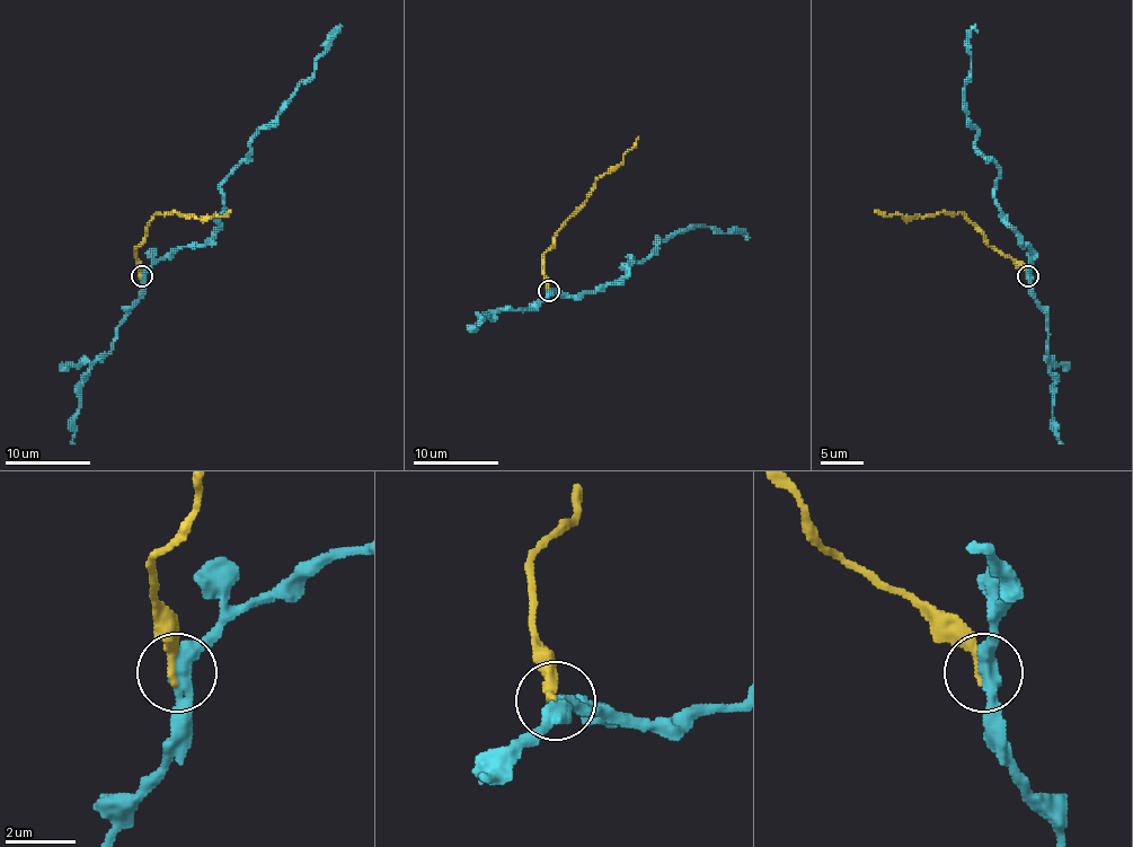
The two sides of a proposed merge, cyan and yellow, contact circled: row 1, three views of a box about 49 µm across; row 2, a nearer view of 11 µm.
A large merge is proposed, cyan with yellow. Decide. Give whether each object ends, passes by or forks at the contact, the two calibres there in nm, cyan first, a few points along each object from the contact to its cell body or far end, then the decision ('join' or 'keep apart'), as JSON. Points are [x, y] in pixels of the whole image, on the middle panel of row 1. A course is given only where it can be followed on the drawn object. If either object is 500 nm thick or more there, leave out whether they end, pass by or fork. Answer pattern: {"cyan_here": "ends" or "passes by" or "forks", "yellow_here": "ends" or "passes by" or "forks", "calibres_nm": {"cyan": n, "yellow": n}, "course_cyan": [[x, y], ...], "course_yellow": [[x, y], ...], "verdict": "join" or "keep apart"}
{"cyan_here": "passes by", "yellow_here": "ends", "calibres_nm": {"cyan": 440, "yellow": 260}, "course_cyan": [[548, 291], [607, 287], [628, 256], [643, 261], [657, 237], [683, 229], [748, 239]], "course_yellow": [[548, 291], [545, 255], [555, 244], [555, 234], [585, 201], [593, 184], [617, 167], [638, 137]], "verdict": "keep apart"}

